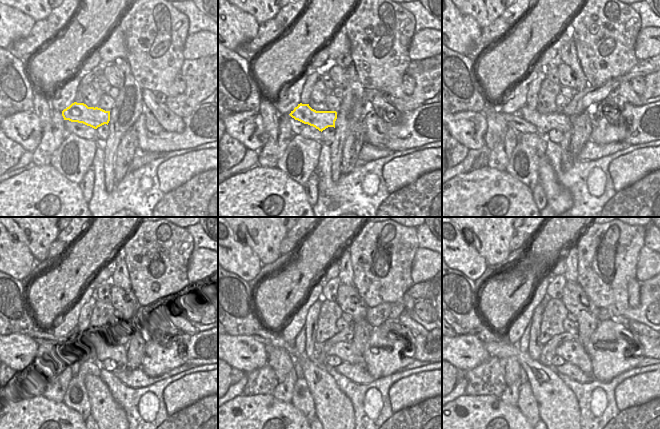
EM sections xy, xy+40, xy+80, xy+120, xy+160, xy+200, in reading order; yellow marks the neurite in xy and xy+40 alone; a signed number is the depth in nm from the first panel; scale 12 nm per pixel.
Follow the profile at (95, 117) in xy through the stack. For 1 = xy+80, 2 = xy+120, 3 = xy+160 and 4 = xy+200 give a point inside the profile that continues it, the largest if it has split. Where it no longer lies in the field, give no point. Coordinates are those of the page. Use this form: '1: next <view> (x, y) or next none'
1: next xy+80 (544, 123)
2: next xy+120 (116, 348)
3: next xy+160 (345, 351)
4: next xy+200 (573, 352)

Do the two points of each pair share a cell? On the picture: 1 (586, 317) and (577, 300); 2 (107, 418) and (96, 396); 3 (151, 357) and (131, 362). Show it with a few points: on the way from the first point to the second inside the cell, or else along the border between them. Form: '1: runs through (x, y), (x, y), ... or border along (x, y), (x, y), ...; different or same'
1: runs through (586, 313), (579, 304); same
2: runs through (107, 413), (98, 401); same
3: border along (146, 336), (140, 366); different

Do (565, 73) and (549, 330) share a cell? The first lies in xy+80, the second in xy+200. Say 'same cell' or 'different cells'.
different cells

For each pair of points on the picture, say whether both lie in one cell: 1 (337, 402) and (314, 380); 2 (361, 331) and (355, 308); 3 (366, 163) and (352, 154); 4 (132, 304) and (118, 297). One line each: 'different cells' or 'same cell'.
1: same cell
2: same cell
3: different cells
4: same cell

